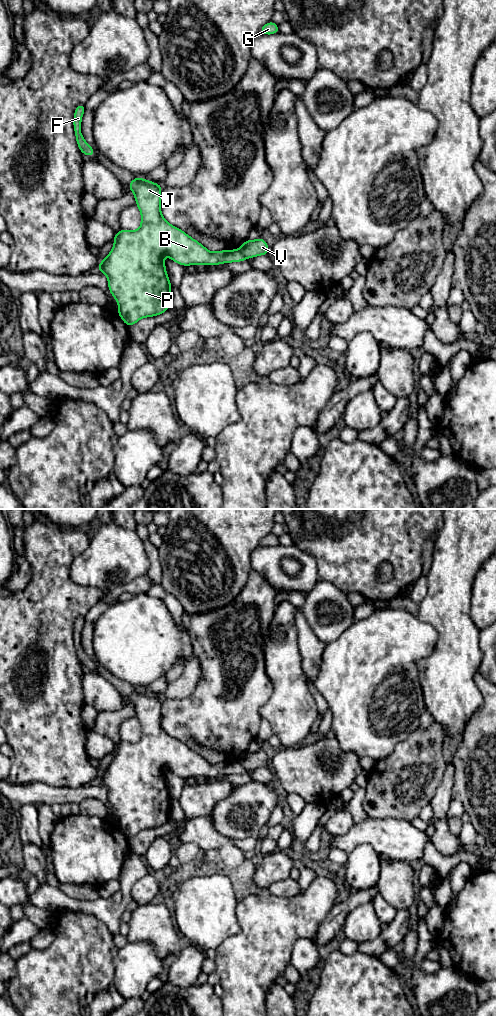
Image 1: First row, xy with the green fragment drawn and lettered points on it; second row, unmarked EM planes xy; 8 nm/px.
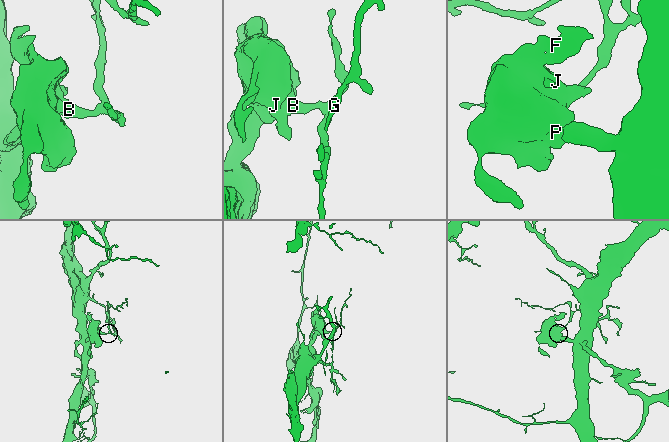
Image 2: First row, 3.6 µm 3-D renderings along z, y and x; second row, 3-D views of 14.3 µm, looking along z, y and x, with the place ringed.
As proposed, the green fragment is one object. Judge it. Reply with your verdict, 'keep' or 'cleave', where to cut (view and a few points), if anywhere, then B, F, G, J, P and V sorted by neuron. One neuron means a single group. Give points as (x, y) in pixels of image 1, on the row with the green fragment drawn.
cleave; cut xy (238, 249), (246, 258); groups B F J P / G V

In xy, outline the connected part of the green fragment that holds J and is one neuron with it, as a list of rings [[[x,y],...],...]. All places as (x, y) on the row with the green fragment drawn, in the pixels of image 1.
[[[135,177],[128,185],[128,188],[135,196],[136,205],[141,212],[141,225],[135,231],[121,229],[114,235],[114,246],[108,256],[100,261],[97,270],[108,278],[108,289],[119,308],[117,313],[123,322],[129,327],[144,317],[154,317],[165,313],[169,309],[171,294],[171,283],[166,272],[163,257],[168,255],[171,260],[182,266],[189,265],[219,265],[223,263],[242,262],[247,258],[239,249],[230,251],[220,250],[210,252],[200,242],[196,241],[181,229],[168,223],[161,214],[161,191],[162,185],[145,180],[142,177]]]

